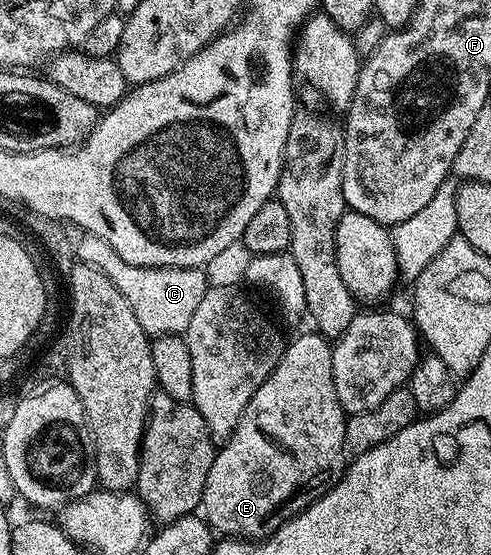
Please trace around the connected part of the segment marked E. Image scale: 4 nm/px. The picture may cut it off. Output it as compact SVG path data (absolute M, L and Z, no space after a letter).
M319 332L301 333L286 344L279 363L267 379L251 395L251 403L243 411L231 436L224 438L225 445L213 454L211 471L203 487L200 508L209 528L229 539L264 539L297 513L303 512L306 503L316 501L326 489L345 473L347 446L345 422L347 414L335 393L332 379L333 345L330 338Z

